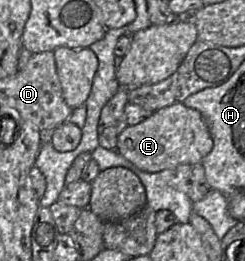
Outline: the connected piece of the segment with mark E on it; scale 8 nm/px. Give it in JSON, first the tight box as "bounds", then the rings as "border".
{"bounds":[116,103,212,173],"border":[[[175,103],[154,111],[150,117],[136,125],[127,126],[118,136],[116,150],[139,170],[157,173],[181,164],[190,166],[201,164],[212,147],[212,136],[201,113],[183,103]]]}

